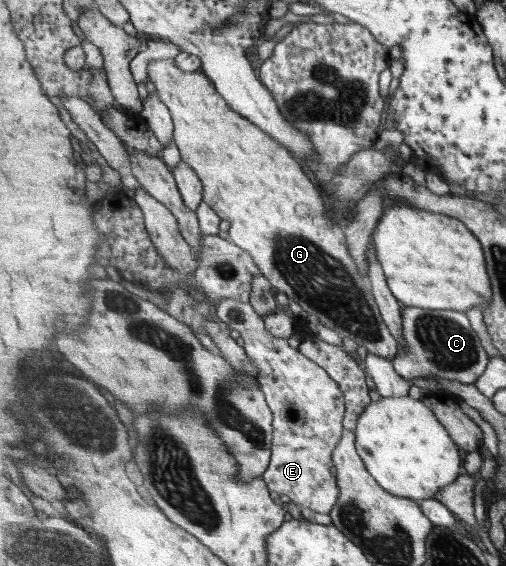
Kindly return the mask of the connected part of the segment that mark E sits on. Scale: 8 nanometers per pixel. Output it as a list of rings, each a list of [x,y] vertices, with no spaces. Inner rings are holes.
[[[224,298],[218,305],[218,318],[227,323],[235,335],[244,341],[243,347],[248,352],[250,361],[258,368],[258,383],[268,398],[274,421],[274,439],[272,462],[262,476],[270,490],[285,494],[293,503],[300,504],[321,514],[331,514],[333,507],[340,500],[340,486],[335,473],[334,452],[345,432],[344,418],[347,401],[341,386],[320,364],[313,362],[300,348],[293,348],[286,338],[273,336],[266,327],[264,317],[249,302],[239,302]]]

